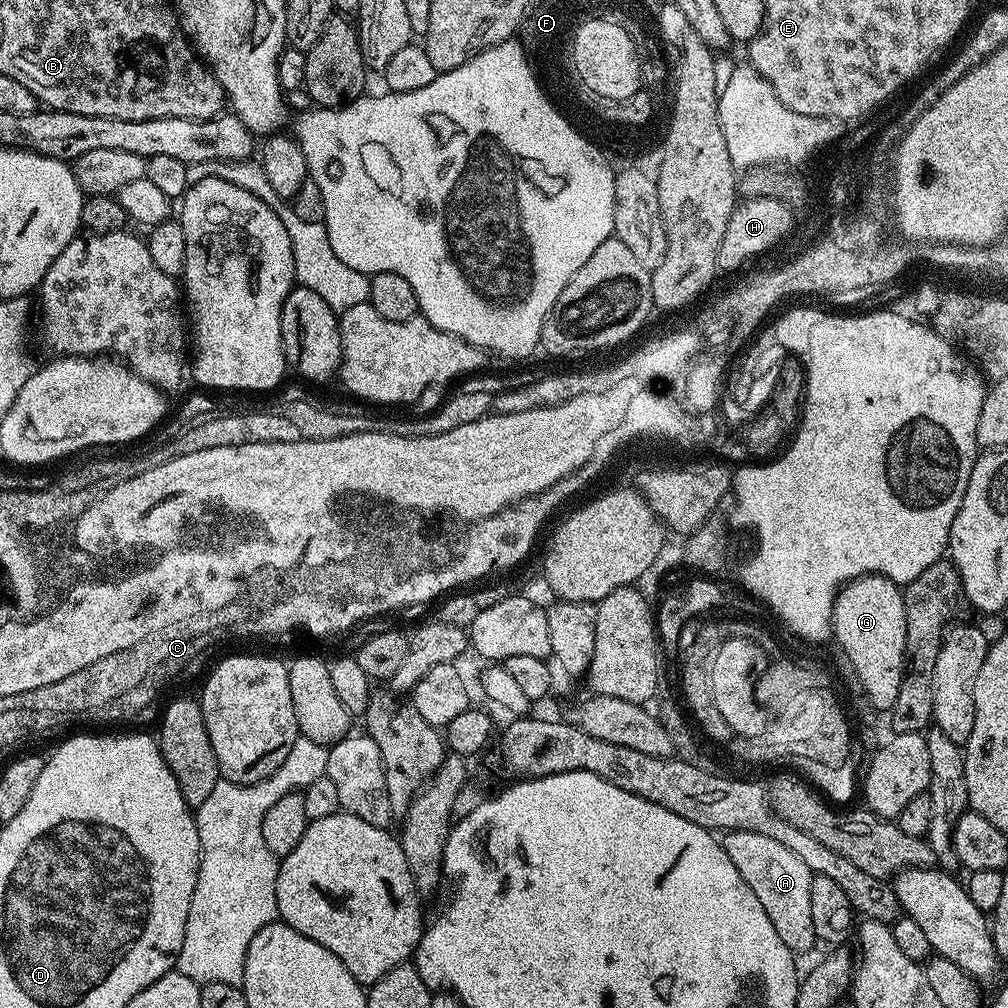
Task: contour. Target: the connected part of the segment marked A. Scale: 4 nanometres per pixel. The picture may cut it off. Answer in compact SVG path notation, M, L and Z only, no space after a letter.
M728 830L723 833L722 843L726 854L730 854L730 862L734 862L738 874L742 874L750 890L754 890L758 902L762 902L778 938L786 942L793 954L808 952L812 947L817 947L814 917L810 914L812 871L792 851L786 850L782 842L774 842L774 838L766 838L757 832Z

